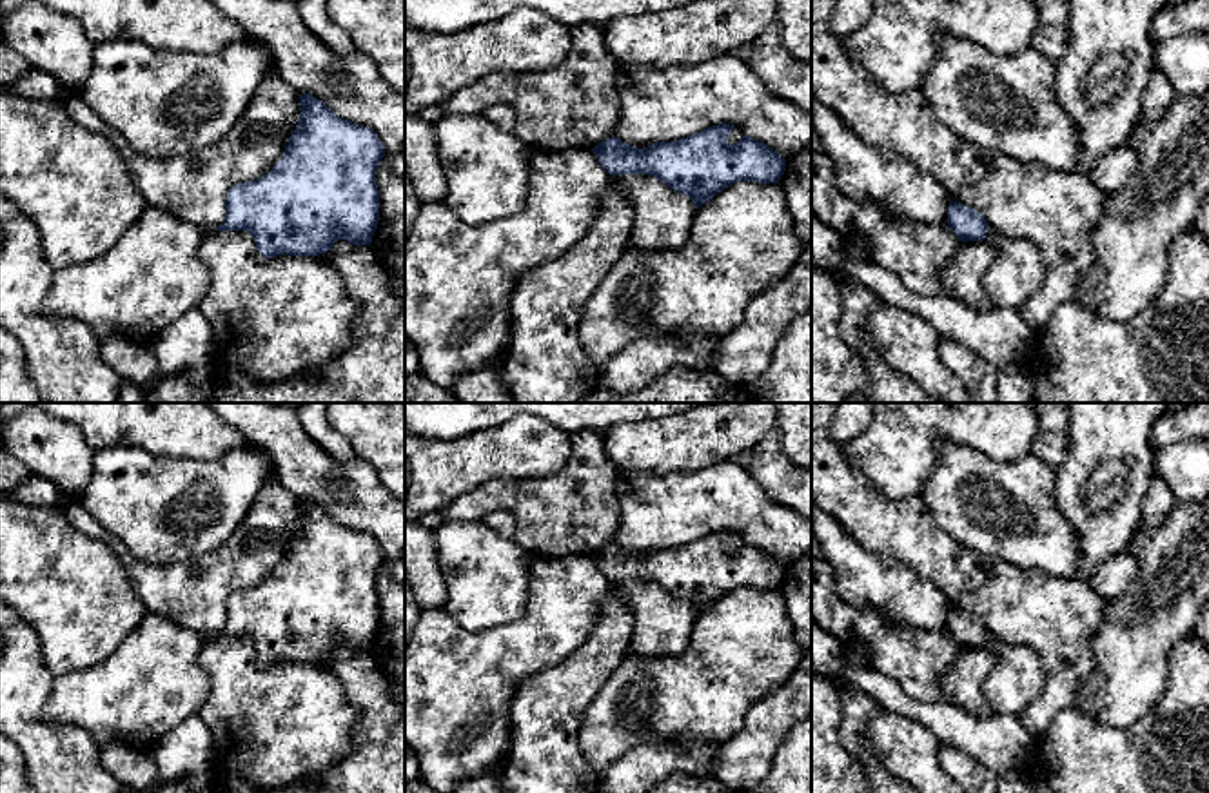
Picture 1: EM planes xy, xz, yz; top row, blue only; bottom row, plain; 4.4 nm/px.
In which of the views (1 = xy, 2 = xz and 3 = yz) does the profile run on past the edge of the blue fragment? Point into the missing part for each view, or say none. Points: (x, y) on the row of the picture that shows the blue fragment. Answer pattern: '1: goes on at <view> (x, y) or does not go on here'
1: does not go on here
2: does not go on here
3: does not go on here

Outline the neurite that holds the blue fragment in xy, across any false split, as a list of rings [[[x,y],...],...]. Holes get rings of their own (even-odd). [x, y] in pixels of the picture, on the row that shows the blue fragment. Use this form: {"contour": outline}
{"contour": [[[300,94],[300,120],[289,136],[289,143],[278,163],[254,181],[236,183],[225,200],[225,221],[216,230],[249,230],[256,249],[265,258],[319,256],[338,240],[354,245],[370,245],[379,221],[379,191],[376,171],[385,156],[385,145],[378,134],[363,125],[336,116],[321,100]]]}

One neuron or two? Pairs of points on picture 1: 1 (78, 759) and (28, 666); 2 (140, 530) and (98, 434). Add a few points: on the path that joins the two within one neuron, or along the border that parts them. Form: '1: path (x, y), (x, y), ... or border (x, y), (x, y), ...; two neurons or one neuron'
1: path (53, 743), (28, 717), (28, 692); one neuron
2: border (146, 450), (108, 447), (95, 452); two neurons

